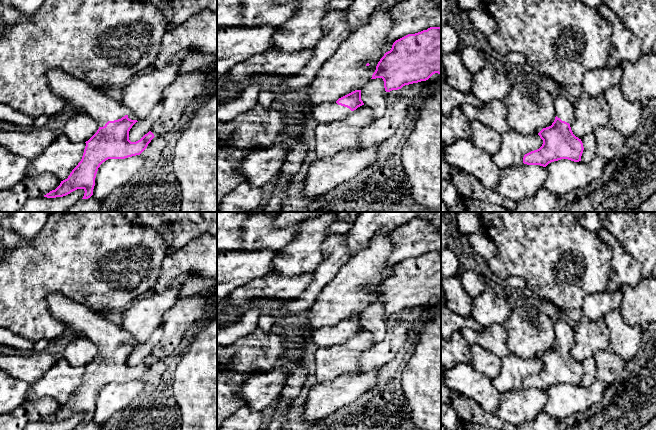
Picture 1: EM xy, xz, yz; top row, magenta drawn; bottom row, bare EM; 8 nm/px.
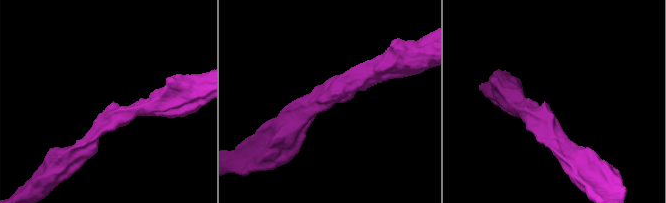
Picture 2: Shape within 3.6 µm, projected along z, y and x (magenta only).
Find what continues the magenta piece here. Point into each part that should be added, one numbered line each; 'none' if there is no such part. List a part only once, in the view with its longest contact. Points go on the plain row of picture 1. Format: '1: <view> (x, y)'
1: xy (80, 320)

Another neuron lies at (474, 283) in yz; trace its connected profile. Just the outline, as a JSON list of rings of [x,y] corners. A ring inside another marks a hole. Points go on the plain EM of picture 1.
[[[461,270],[460,283],[473,299],[489,288],[487,279],[475,270]]]

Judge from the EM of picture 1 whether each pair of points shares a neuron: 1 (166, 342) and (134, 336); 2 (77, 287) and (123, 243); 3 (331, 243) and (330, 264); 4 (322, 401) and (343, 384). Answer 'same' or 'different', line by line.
1: different
2: same
3: same
4: same

